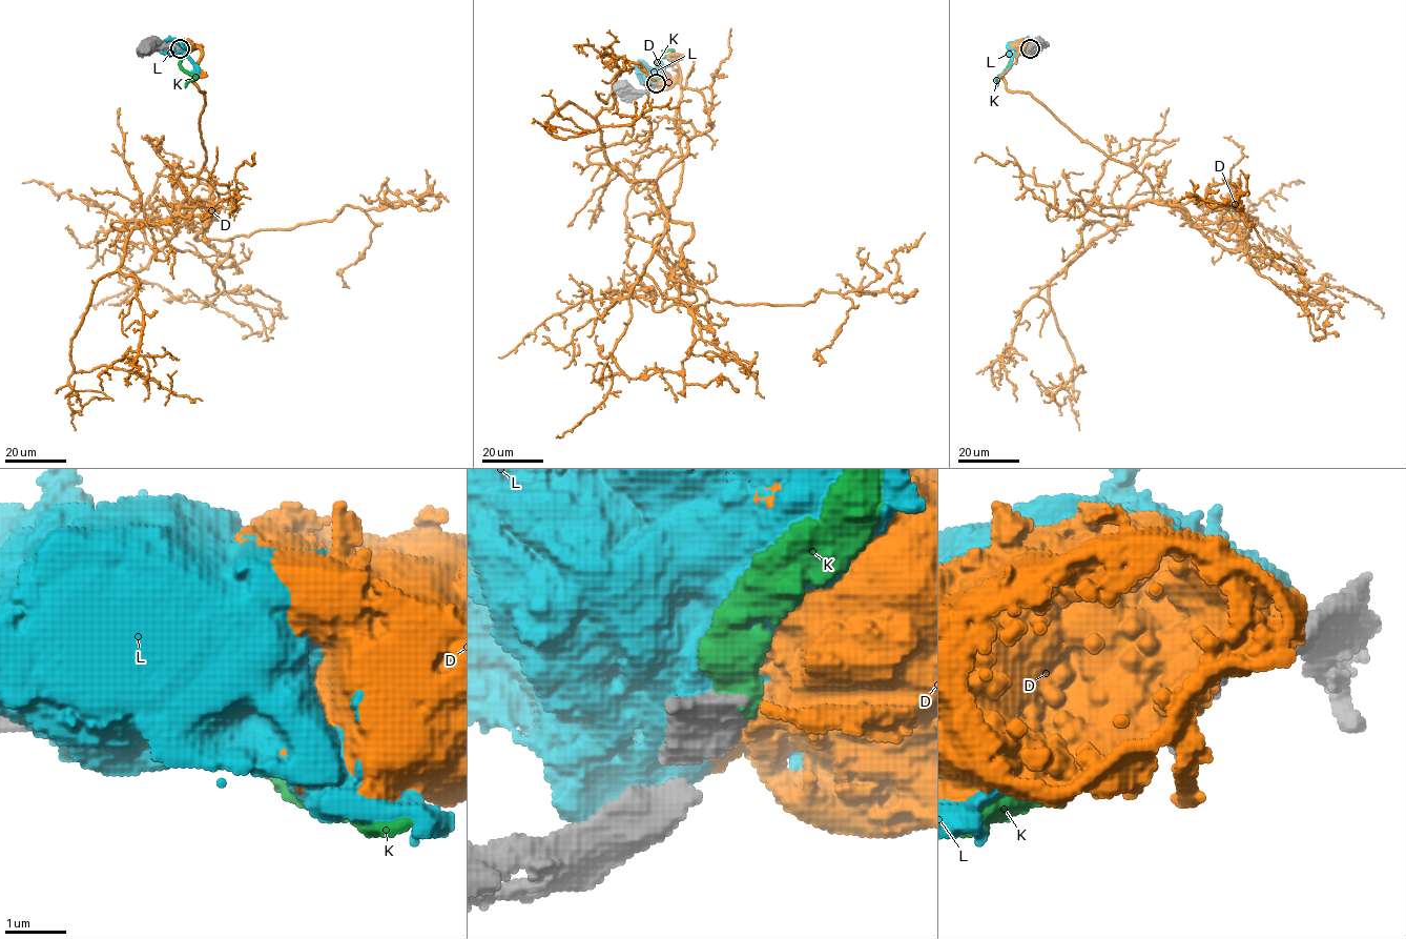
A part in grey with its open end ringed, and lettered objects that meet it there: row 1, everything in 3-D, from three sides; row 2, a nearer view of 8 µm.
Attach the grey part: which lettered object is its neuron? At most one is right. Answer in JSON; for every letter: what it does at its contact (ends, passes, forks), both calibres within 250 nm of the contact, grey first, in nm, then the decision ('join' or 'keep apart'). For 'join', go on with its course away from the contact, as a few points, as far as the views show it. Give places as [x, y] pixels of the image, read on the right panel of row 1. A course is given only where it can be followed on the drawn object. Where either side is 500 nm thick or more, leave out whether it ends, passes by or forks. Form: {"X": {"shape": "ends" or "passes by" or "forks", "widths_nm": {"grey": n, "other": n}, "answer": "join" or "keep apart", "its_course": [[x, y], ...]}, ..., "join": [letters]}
{"D": {"widths_nm": {"grey": 360, "other": 650}, "answer": "keep apart"}, "K": {"widths_nm": {"grey": 600, "other": 480}, "answer": "join", "its_course": [[1029, 49], [1010, 60], [996, 78], [996, 87]]}, "L": {"widths_nm": {"grey": 700, "other": 600}, "answer": "keep apart"}, "join": ["K"]}

